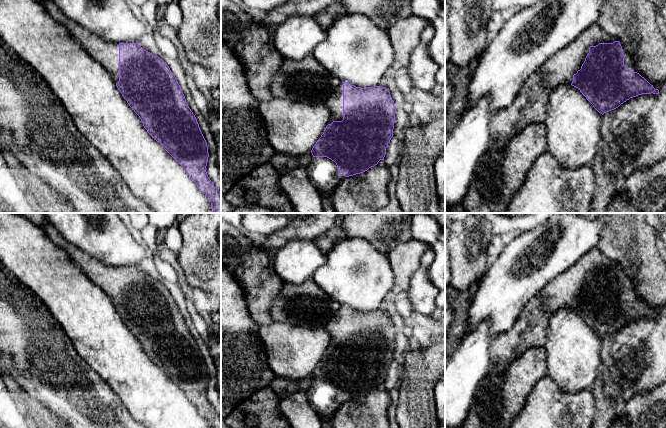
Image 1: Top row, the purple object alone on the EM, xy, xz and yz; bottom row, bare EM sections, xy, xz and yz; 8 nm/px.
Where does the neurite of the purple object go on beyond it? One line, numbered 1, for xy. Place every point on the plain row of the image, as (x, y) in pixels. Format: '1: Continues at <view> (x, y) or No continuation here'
1: Continues at xy (106, 277)

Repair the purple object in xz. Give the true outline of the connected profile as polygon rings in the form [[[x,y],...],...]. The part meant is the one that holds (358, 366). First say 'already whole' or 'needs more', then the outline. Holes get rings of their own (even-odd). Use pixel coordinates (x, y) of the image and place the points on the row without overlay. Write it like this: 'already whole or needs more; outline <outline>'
needs more; outline [[[342,306],[326,324],[331,335],[330,346],[313,370],[313,381],[327,381],[334,385],[340,400],[353,400],[374,391],[384,384],[386,372],[393,361],[396,333],[387,312],[361,312]]]

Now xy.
needs more; outline [[[45,217],[46,233],[83,270],[111,300],[118,314],[132,334],[141,343],[147,356],[185,393],[211,428],[221,428],[221,416],[206,396],[207,366],[197,343],[189,332],[185,320],[169,290],[158,280],[144,274],[138,267],[108,266],[87,252],[68,242]]]

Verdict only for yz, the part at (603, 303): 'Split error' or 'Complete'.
Split error

